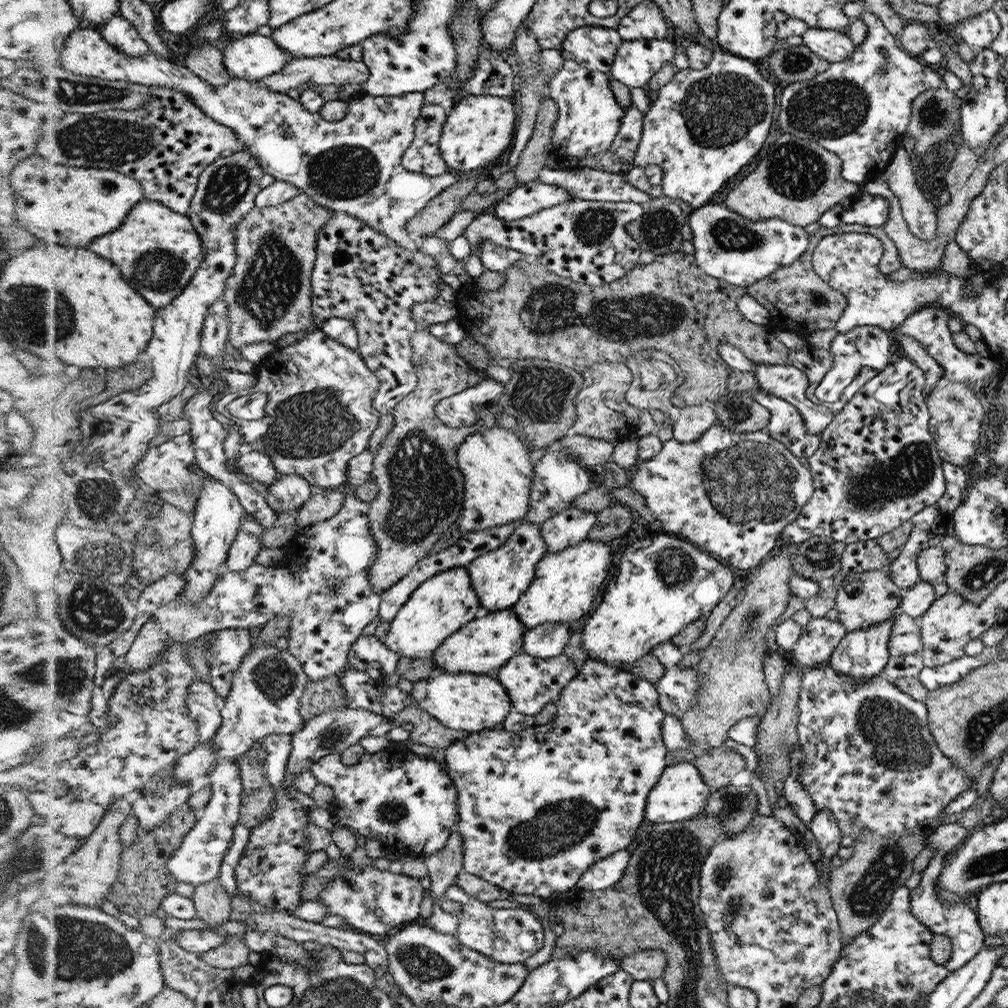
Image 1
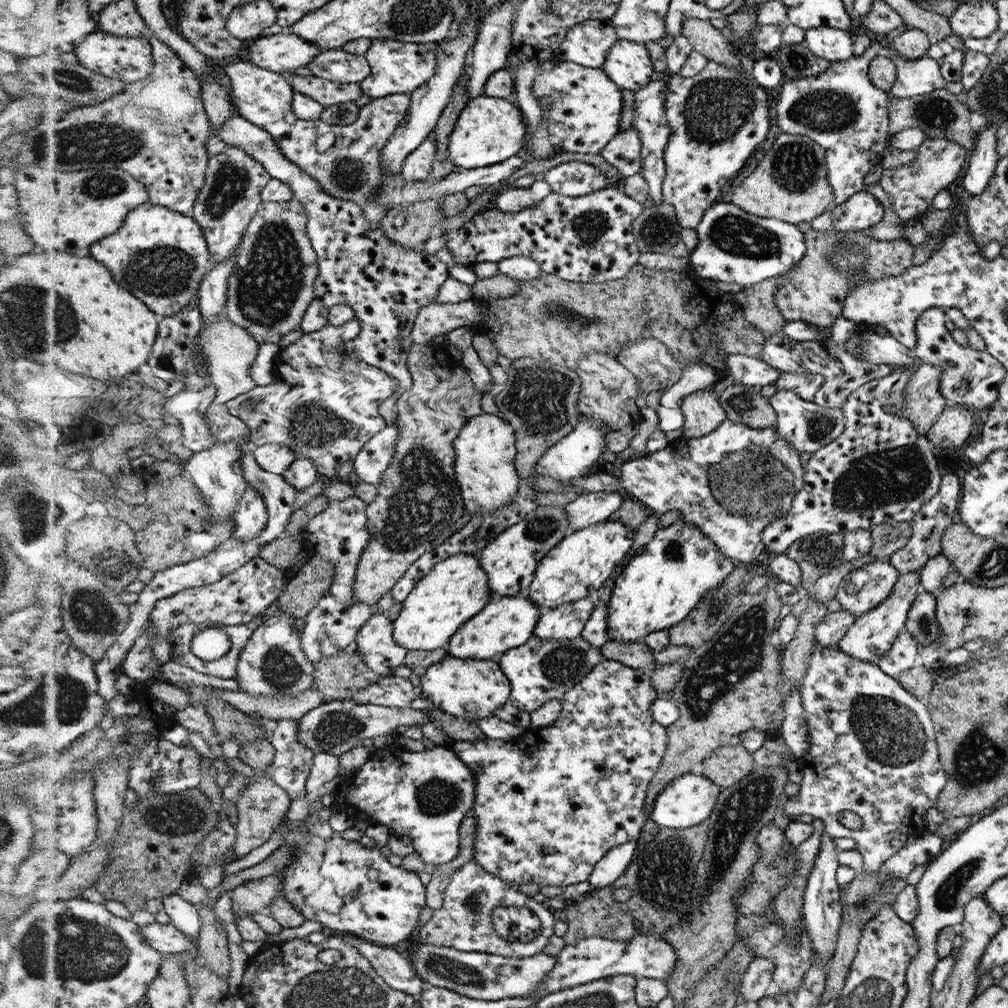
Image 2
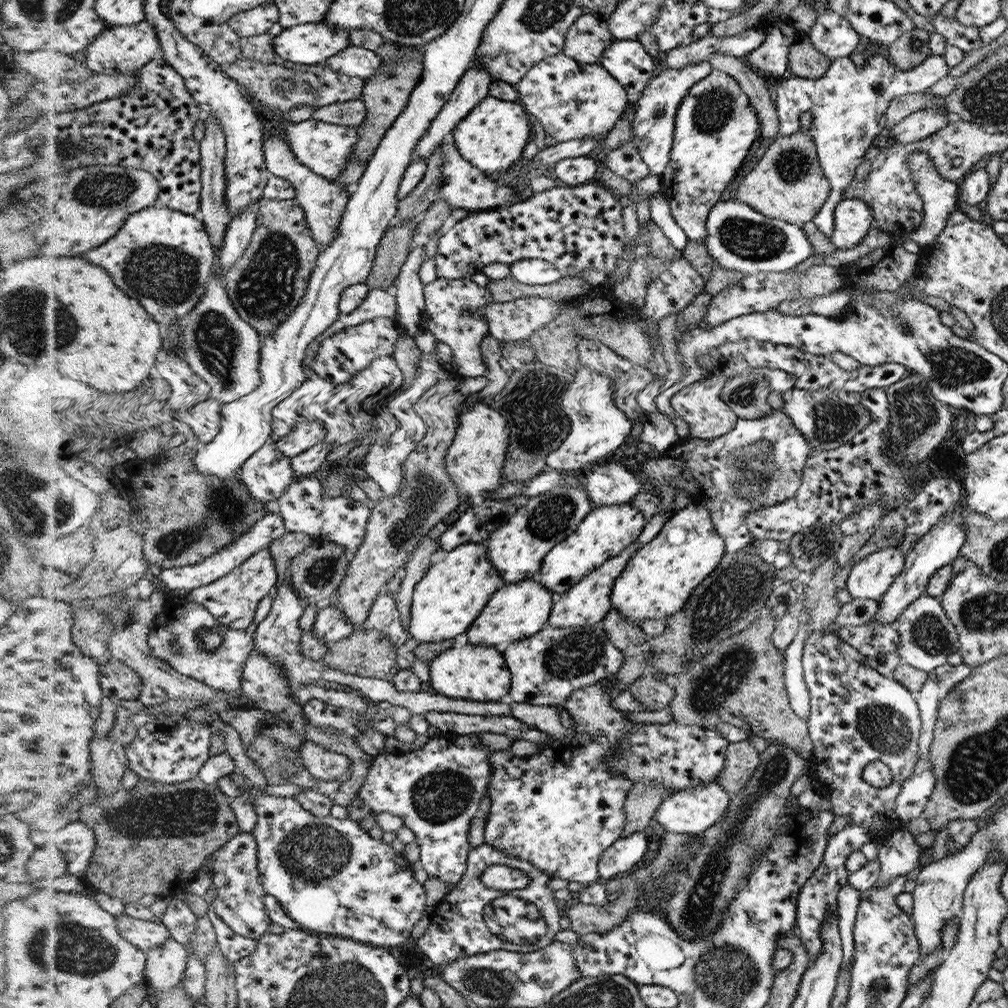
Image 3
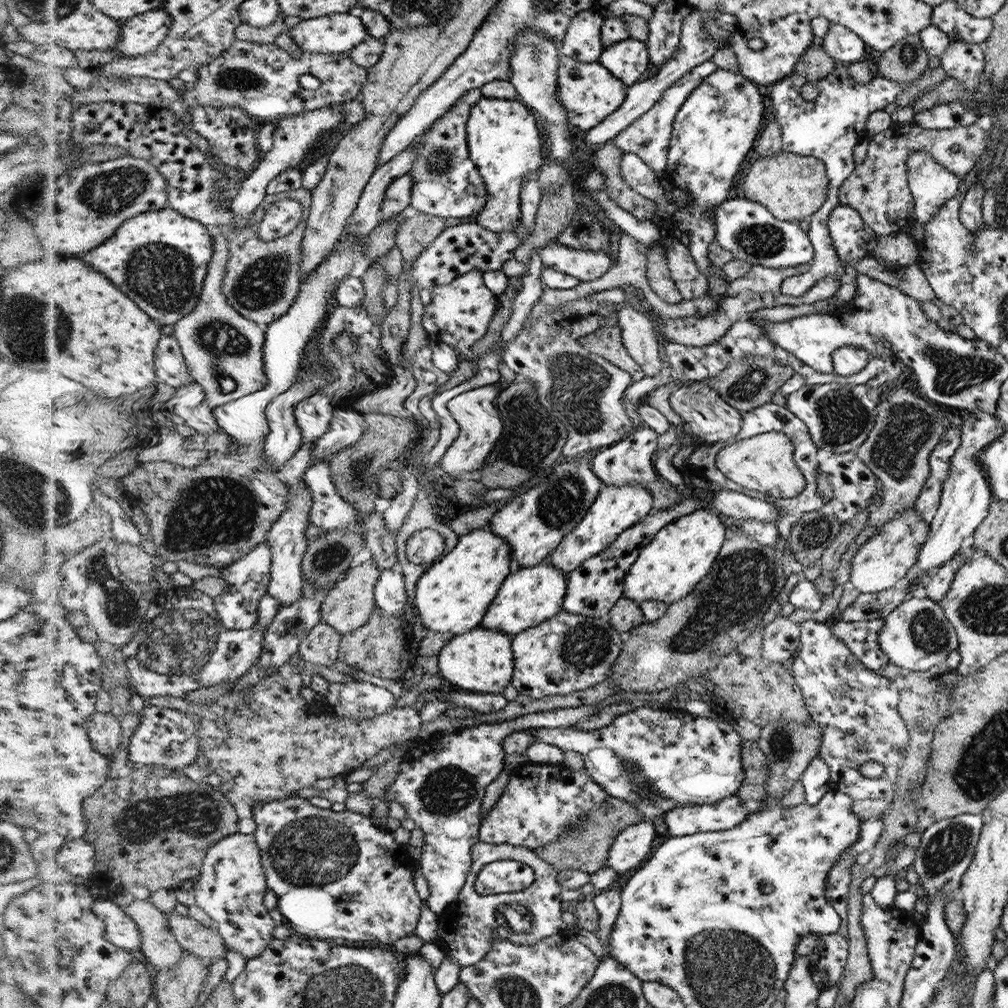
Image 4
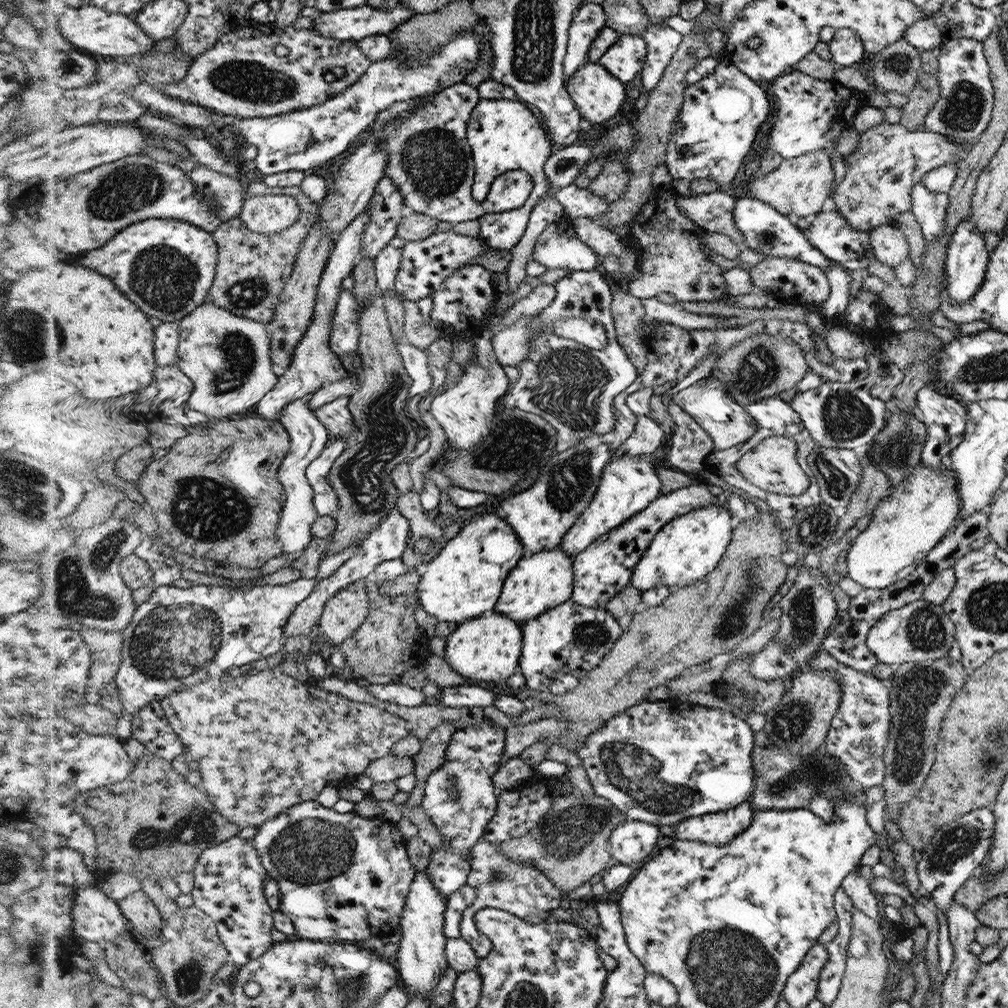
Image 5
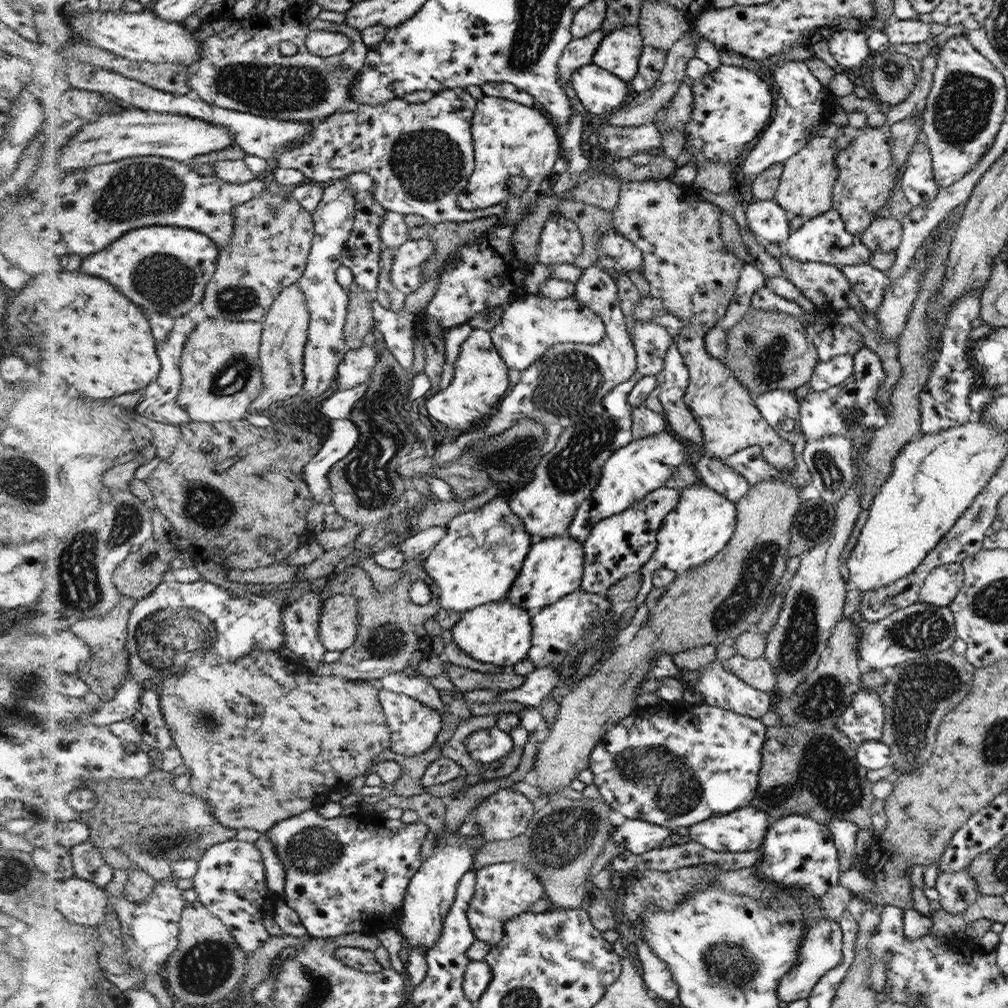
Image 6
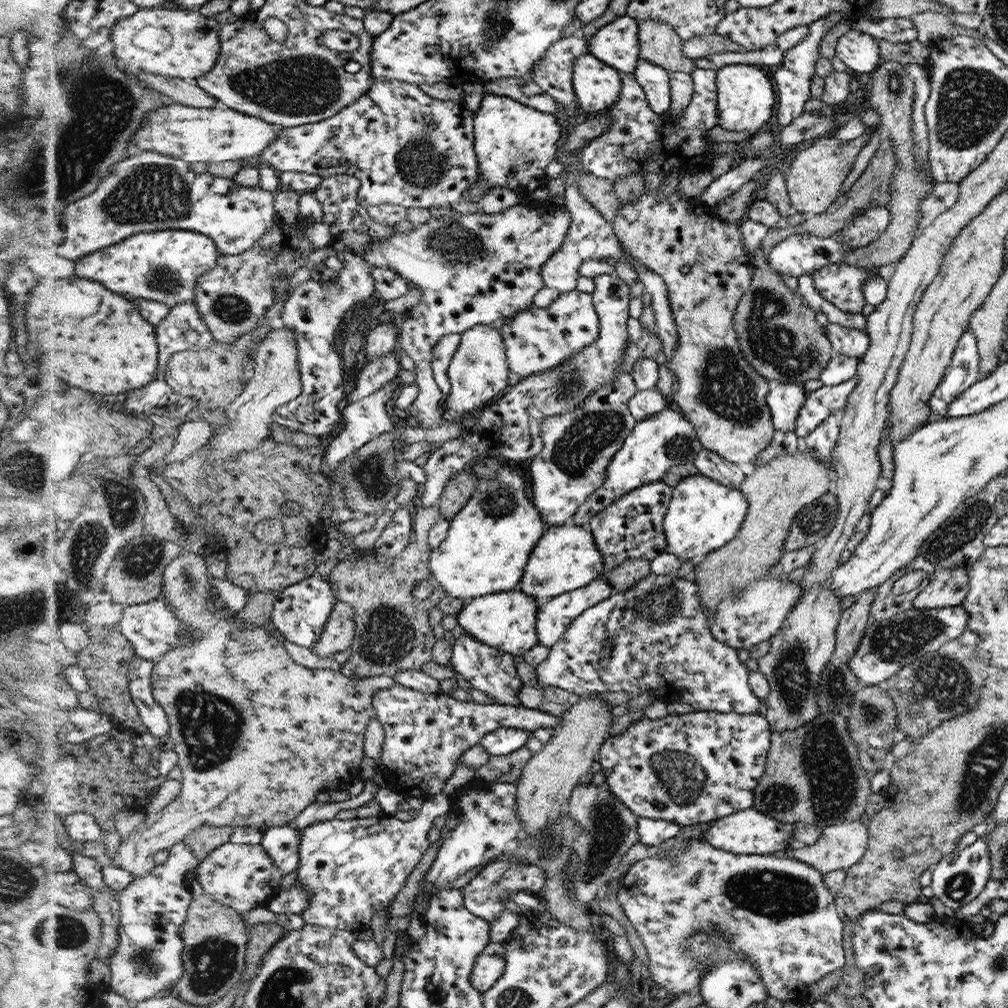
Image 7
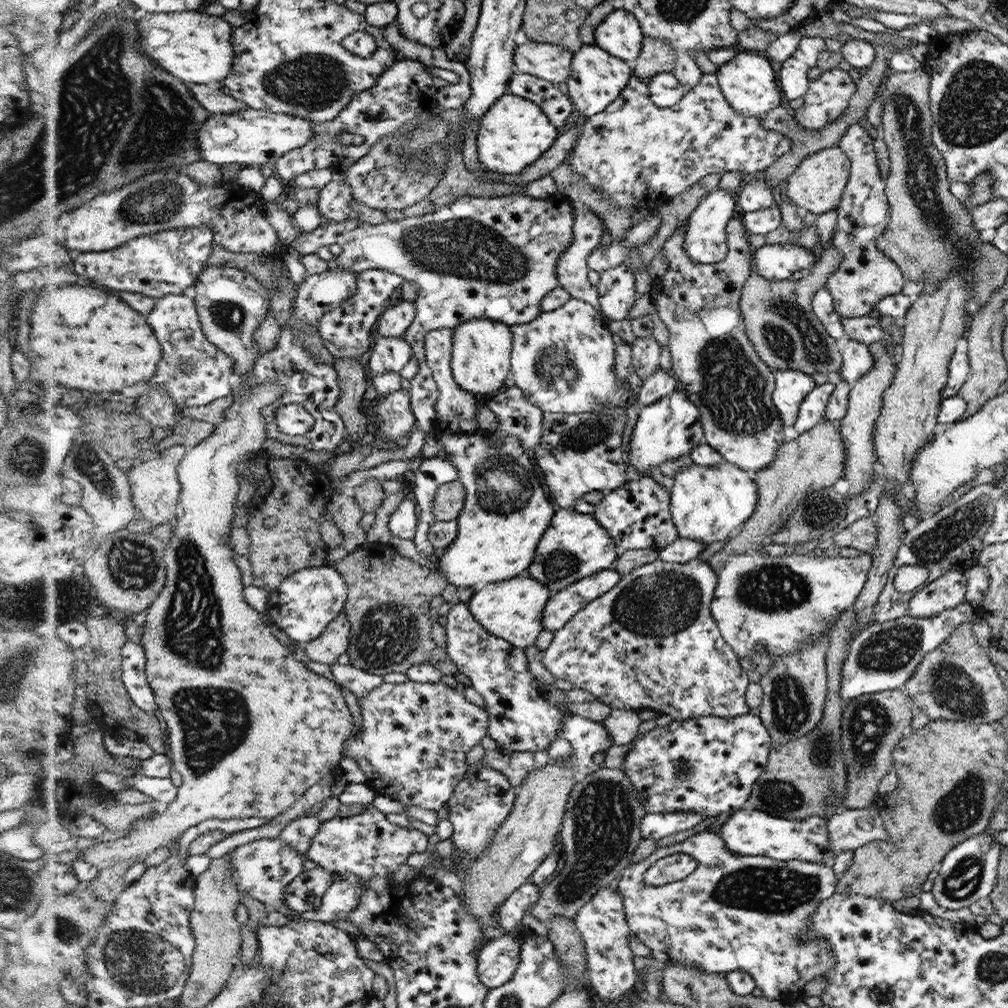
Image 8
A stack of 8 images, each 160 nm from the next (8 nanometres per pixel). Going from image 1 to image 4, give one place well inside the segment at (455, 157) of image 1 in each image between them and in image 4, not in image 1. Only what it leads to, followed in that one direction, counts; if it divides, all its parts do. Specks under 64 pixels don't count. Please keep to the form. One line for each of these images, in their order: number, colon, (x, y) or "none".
2: (488, 130)
3: (493, 134)
4: (503, 142)

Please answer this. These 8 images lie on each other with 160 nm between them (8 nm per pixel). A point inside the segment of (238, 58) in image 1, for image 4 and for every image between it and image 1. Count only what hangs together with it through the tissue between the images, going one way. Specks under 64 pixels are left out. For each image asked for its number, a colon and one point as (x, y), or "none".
2: (284, 52)
3: (311, 43)
4: (338, 33)

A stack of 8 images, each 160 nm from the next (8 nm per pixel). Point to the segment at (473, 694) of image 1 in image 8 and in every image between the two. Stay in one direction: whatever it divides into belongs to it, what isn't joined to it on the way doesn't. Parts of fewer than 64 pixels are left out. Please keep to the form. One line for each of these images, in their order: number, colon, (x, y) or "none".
2: (471, 689)
3: (479, 673)
4: (481, 661)
5: (488, 648)
6: (500, 633)
7: (507, 621)
8: (513, 610)

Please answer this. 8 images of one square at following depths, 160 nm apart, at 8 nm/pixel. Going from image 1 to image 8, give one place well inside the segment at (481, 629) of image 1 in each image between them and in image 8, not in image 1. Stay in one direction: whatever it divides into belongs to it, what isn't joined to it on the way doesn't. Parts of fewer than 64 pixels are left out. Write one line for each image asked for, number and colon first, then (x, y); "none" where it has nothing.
2: (506, 623)
3: (519, 610)
4: (529, 596)
5: (542, 581)
6: (554, 568)
7: (566, 558)
8: (576, 546)

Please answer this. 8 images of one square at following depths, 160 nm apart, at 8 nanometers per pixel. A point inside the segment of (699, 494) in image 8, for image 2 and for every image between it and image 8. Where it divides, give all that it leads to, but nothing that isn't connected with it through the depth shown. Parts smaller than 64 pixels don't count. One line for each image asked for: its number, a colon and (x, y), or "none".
2: (660, 587)
3: (659, 580)
4: (683, 555)
5: (689, 549)
6: (704, 524)
7: (705, 515)

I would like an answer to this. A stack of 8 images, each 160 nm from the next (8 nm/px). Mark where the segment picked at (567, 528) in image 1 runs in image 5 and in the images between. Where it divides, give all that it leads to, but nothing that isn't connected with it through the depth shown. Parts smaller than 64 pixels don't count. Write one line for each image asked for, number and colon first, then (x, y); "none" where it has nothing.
2: (588, 509)
3: (610, 483)
4: (629, 461)
5: (647, 437)

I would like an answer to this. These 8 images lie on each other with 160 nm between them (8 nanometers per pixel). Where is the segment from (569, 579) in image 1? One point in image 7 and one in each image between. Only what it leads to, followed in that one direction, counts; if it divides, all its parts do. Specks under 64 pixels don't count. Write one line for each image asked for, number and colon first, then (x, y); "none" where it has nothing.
2: (579, 566)
3: (607, 531)
4: (617, 508)
5: (628, 485)
6: (634, 471)
7: (663, 440)

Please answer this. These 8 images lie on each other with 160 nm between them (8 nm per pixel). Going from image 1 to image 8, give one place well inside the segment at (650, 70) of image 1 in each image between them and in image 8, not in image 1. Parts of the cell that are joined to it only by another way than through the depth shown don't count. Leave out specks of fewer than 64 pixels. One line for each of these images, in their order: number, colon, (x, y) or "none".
2: (629, 64)
3: (629, 62)
4: (628, 60)
5: (625, 59)
6: (620, 49)
7: (616, 44)
8: (619, 34)

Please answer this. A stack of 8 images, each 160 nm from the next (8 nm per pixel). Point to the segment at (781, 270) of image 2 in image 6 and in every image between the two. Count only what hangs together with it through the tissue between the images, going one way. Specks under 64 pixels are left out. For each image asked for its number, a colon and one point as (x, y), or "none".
3: (740, 238)
4: (751, 232)
5: (763, 228)
6: (765, 218)

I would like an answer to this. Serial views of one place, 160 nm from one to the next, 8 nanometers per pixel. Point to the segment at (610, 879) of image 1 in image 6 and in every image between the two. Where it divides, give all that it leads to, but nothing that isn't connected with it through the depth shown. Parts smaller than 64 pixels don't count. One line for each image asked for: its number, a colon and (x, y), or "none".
2: (610, 868)
3: (628, 850)
4: (633, 846)
5: (632, 841)
6: (638, 836)

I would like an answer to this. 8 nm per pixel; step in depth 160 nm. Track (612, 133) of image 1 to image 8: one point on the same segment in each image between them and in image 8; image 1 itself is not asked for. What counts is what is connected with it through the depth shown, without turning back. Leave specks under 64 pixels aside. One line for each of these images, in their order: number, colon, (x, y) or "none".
2: (586, 114)
3: (569, 100)
4: (589, 93)
5: (598, 95)
6: (599, 91)
7: (597, 86)
8: (598, 79)

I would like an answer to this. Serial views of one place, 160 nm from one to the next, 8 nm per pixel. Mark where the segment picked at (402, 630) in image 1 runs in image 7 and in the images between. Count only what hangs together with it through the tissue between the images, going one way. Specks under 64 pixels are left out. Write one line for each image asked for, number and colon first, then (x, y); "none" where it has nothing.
2: (457, 589)
3: (450, 597)
4: (453, 596)
5: (462, 580)
6: (481, 556)
7: (489, 543)

